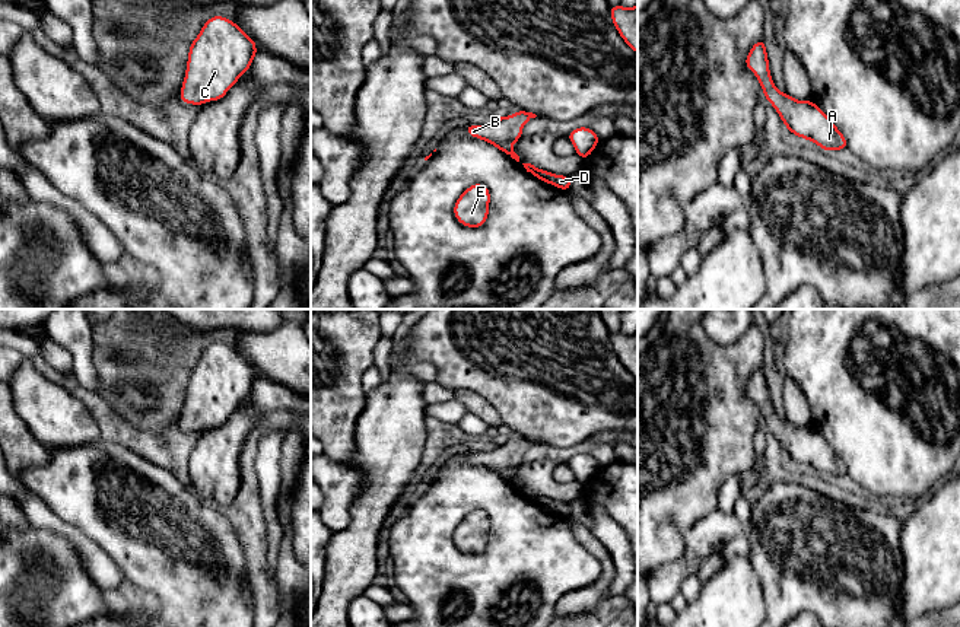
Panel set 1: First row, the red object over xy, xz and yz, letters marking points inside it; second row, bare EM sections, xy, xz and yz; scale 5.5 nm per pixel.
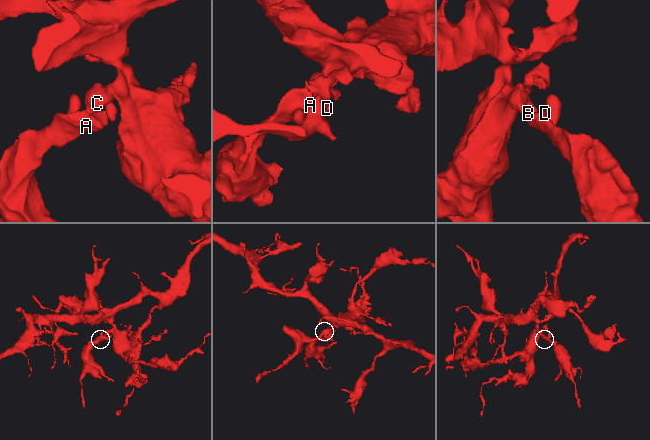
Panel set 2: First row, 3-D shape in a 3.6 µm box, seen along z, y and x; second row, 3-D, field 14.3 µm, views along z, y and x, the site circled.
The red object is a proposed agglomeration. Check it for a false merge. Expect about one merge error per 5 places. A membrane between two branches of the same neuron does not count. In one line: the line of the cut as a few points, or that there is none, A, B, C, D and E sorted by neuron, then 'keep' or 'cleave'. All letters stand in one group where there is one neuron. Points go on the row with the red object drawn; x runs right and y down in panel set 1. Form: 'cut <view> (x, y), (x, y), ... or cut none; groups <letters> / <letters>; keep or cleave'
cut none; groups A B C D E; keep

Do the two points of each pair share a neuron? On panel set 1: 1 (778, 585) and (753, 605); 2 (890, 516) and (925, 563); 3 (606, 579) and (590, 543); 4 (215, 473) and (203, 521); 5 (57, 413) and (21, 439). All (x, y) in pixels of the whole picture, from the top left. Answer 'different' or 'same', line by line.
1: different
2: different
3: same
4: different
5: different

